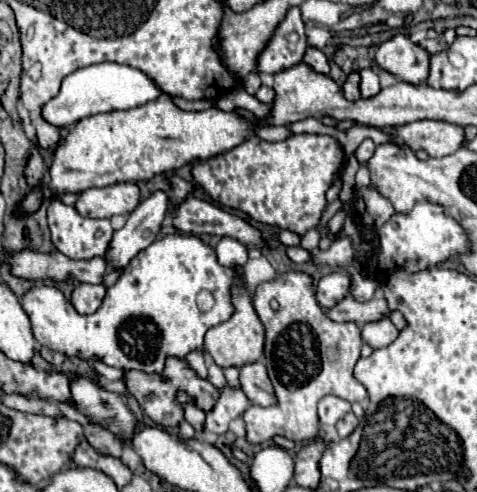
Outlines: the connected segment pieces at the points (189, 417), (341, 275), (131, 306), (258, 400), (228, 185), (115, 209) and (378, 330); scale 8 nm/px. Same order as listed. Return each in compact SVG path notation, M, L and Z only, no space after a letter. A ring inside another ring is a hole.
M180 394L178 396L178 402L184 406L184 416L186 416L186 422L190 422L192 424L192 428L196 430L196 434L200 436L202 434L202 430L204 430L204 412L200 410L200 408L196 408L194 404L192 404L192 400L186 396L186 394Z
M332 272L332 274L318 280L316 300L320 302L320 306L332 308L332 304L336 304L348 296L348 288L350 288L348 274L346 272Z
M166 236L162 240L152 242L148 248L140 250L130 264L124 268L124 274L118 278L114 286L106 290L102 306L94 314L78 314L72 302L54 286L36 284L22 298L22 308L32 322L32 334L40 346L50 348L52 352L62 352L68 358L76 356L88 362L100 360L108 366L122 370L144 370L144 372L162 372L164 360L168 356L184 358L192 350L202 350L204 332L232 316L232 300L230 286L242 284L242 278L232 272L232 268L224 268L216 260L214 248L206 246L196 236ZM208 292L212 296L210 310L202 310L198 306L198 294Z
M260 360L252 364L244 364L240 368L240 388L246 392L252 404L270 406L276 402L276 396L272 392L272 382L268 380L266 366Z
M294 134L276 144L250 136L244 144L212 160L194 164L192 176L196 184L222 206L242 210L264 224L304 234L320 222L320 216L326 210L324 194L340 174L344 160L346 156L340 144L330 136Z
M128 182L84 190L76 202L76 210L88 218L112 218L116 214L130 214L138 204L140 188Z
M382 316L382 318L376 320L376 322L366 322L366 324L362 324L362 326L360 326L360 332L362 332L362 340L364 340L366 344L370 344L374 350L388 346L388 344L398 336L398 330L396 330L396 326L390 322L388 316Z

